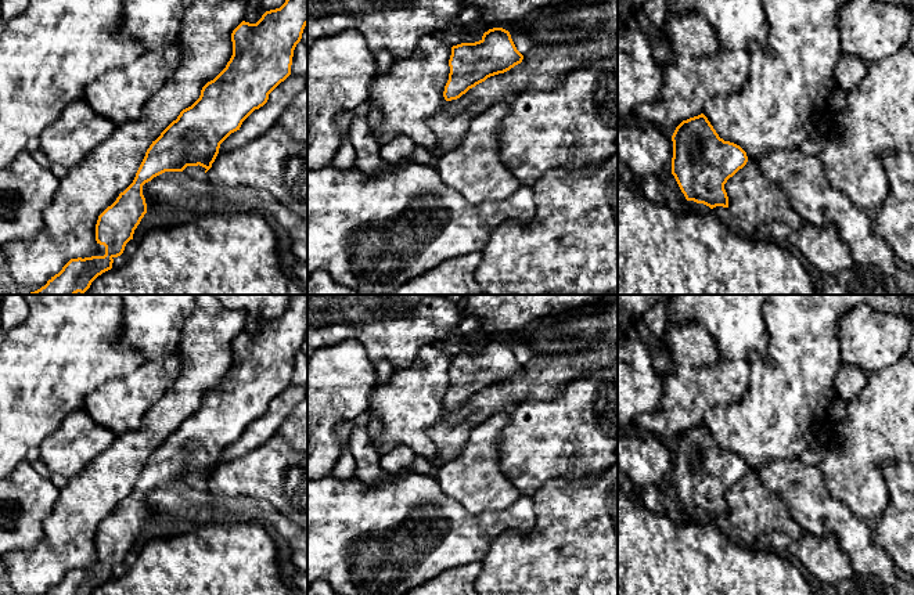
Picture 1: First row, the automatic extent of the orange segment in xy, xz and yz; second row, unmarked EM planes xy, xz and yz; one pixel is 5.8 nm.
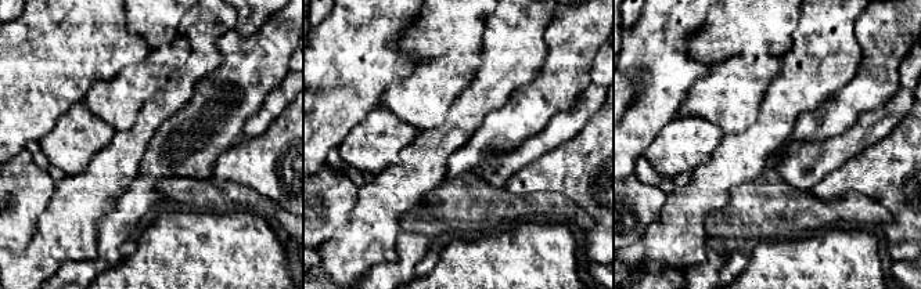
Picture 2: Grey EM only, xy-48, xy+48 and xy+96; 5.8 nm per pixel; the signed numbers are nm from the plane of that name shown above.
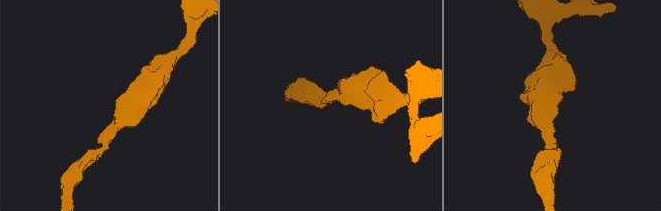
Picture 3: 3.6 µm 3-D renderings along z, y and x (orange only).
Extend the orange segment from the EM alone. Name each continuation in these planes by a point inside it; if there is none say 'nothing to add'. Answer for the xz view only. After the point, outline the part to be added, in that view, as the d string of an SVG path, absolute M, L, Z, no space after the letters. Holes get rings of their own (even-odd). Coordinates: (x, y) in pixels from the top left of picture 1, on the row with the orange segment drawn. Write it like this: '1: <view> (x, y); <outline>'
nothing to add

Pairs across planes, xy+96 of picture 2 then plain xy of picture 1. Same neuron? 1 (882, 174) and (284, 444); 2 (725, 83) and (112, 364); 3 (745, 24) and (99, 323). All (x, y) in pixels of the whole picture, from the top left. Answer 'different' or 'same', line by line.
1: same
2: different
3: different

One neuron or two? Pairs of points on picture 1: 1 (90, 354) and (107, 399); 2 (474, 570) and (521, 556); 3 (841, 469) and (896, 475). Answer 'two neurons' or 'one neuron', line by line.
1: two neurons
2: two neurons
3: two neurons

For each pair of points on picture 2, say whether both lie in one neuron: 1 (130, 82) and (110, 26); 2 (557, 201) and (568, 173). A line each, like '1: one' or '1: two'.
1: two
2: two

